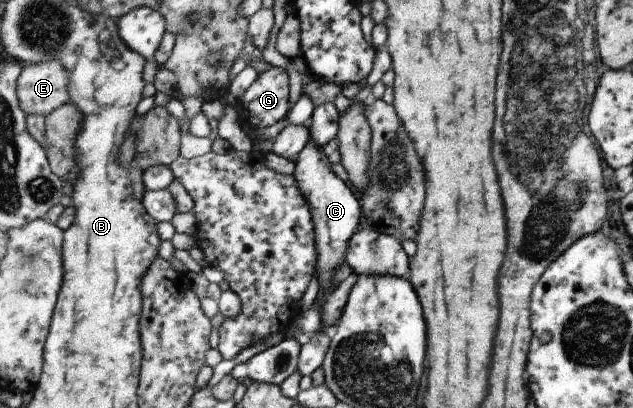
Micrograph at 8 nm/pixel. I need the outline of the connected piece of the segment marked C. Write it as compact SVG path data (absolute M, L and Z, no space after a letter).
M311 139L301 151L295 163L294 177L298 180L304 196L314 213L318 259L316 260L316 276L319 282L321 312L323 304L338 290L340 282L335 278L343 265L348 264L346 258L350 251L350 240L357 233L363 216L359 193L331 170L329 155Z

